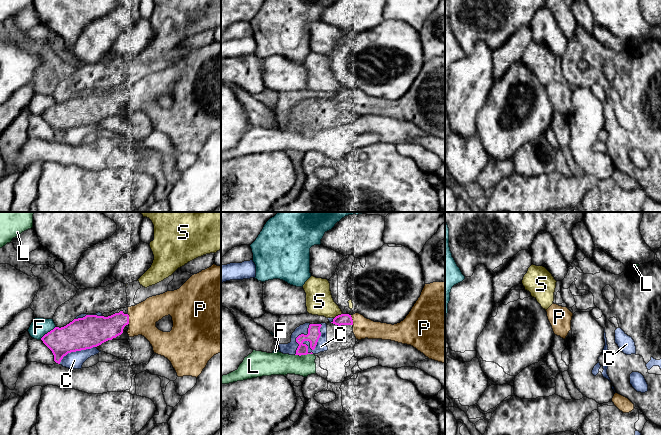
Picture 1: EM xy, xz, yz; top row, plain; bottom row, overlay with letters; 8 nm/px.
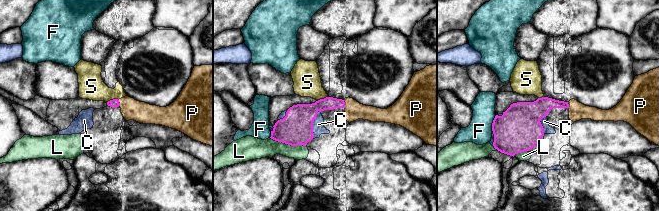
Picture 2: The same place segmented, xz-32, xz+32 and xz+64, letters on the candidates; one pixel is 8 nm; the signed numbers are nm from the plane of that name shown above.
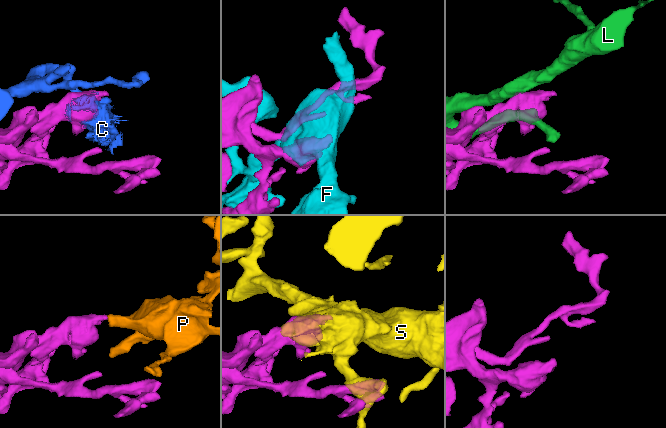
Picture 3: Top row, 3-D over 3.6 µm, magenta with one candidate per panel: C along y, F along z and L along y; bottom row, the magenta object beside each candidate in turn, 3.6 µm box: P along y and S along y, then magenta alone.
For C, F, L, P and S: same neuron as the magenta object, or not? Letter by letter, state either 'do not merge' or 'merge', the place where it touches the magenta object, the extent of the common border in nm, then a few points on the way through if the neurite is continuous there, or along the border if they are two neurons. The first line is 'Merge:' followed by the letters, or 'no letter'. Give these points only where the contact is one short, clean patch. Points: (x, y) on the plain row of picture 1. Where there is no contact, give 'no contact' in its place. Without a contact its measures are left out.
Merge: P
C: do not merge; meets magenta in xz at (318, 115); contact 260 nm long
F: do not merge; meets magenta in xy at (48, 108); contact 170 nm long
L: do not merge; meets magenta in xz at (303, 130); contact 140 nm long
P: merge; meets magenta in xy at (128, 95); contact 80 nm long
S: do not merge; meets magenta in xz at (338, 91); contact 80 nm long

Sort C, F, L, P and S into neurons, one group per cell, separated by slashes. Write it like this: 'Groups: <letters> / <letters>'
Groups: C / F / L / P / S

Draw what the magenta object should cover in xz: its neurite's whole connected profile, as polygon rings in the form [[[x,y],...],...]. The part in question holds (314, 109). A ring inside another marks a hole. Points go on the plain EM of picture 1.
[[[310,100],[308,104],[308,110],[301,110],[296,114],[296,118],[299,120],[295,131],[307,131],[313,130],[308,128],[310,123],[312,126],[315,125],[317,118],[321,112],[320,104],[321,100]]]

